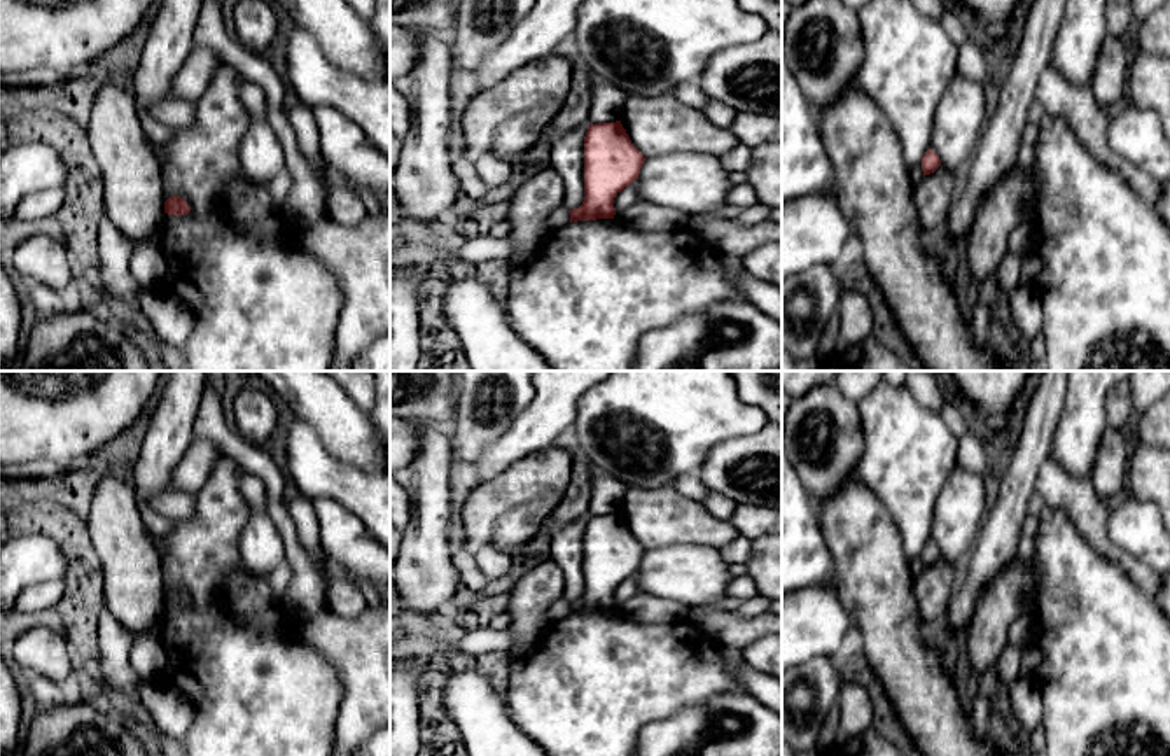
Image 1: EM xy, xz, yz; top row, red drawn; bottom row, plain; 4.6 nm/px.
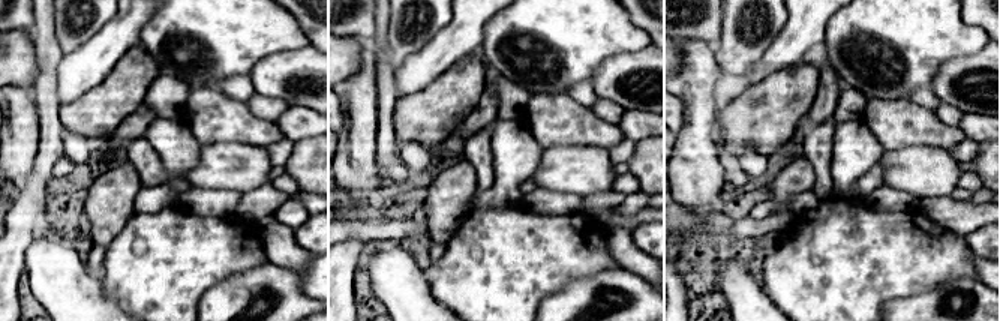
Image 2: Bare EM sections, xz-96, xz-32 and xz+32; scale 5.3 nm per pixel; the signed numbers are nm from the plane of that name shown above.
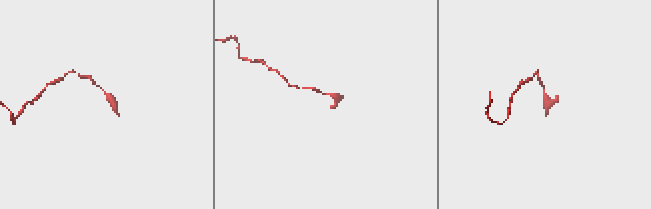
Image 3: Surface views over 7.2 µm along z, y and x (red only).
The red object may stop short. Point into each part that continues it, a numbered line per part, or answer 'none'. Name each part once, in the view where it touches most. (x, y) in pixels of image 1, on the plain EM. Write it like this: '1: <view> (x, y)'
none

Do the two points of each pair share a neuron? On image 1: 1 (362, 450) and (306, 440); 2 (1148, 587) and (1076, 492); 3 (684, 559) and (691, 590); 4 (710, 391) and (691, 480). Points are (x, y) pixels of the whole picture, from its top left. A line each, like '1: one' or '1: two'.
1: two
2: one
3: one
4: two

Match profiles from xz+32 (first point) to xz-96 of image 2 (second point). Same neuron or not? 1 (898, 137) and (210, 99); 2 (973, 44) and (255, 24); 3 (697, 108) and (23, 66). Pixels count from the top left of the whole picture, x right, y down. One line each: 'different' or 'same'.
1: same
2: same
3: different

